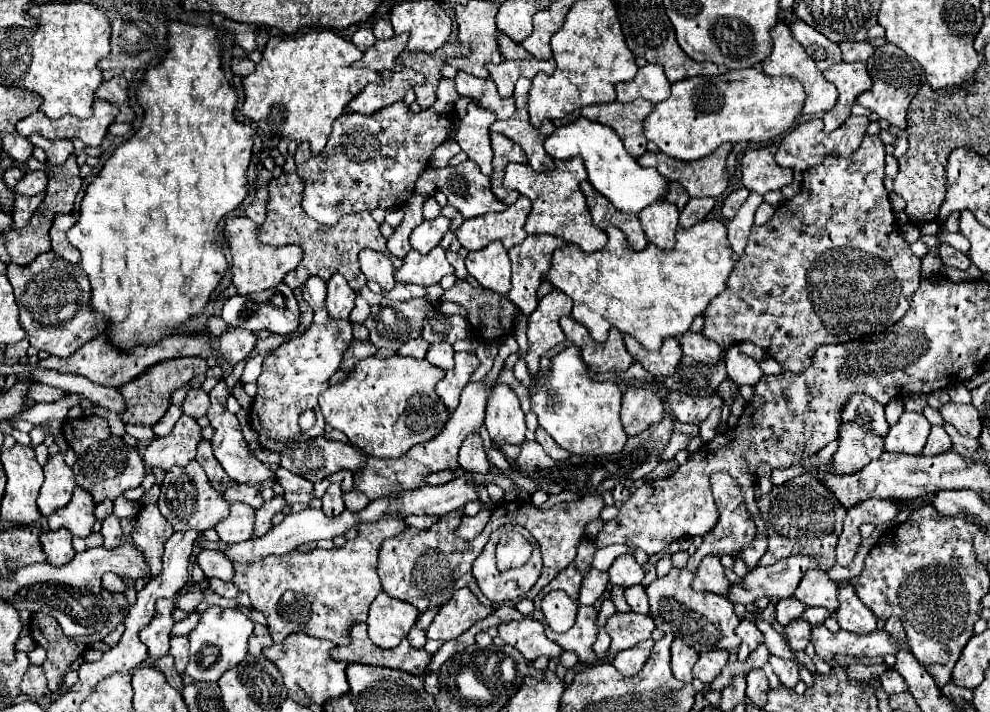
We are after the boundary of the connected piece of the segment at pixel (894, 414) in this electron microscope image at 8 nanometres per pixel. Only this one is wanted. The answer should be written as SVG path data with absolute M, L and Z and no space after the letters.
M896 397L894 401L890 401L890 403L886 405L886 419L888 419L888 423L894 425L894 423L900 419L902 411L904 411L904 403L902 403L902 399Z

